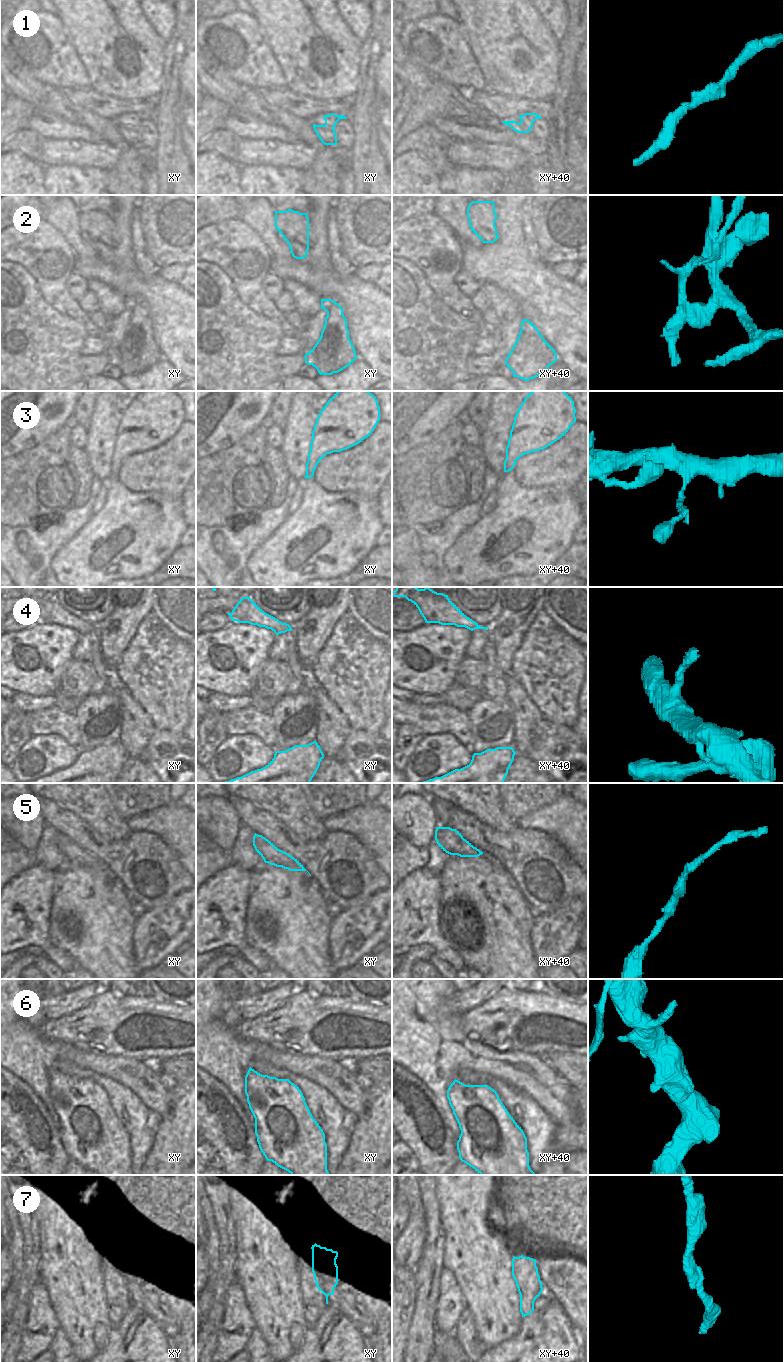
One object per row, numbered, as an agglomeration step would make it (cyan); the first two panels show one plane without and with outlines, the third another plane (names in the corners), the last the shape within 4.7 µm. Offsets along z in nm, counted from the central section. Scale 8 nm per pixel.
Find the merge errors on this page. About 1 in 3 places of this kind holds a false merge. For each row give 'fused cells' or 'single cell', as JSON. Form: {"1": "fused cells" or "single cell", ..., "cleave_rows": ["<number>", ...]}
{"1": "single cell", "2": "fused cells", "3": "single cell", "4": "single cell", "5": "single cell", "6": "single cell", "7": "single cell", "cleave_rows": ["2"]}

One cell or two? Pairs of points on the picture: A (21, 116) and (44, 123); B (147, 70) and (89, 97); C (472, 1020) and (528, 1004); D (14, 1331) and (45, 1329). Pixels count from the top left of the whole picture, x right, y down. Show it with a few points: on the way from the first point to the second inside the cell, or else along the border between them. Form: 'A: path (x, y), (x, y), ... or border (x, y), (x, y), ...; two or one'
A: border (51, 112), (36, 111), (29, 118), (26, 128); two
B: border (90, 86), (104, 94), (122, 98); two
C: path (486, 1020), (512, 1020), (514, 1018); one
D: border (28, 1307), (26, 1329), (17, 1351); two

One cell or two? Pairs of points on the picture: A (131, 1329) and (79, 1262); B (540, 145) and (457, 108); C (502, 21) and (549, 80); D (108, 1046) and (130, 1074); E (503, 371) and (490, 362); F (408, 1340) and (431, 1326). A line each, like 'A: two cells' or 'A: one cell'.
A: two cells
B: two cells
C: one cell
D: two cells
E: two cells
F: two cells

